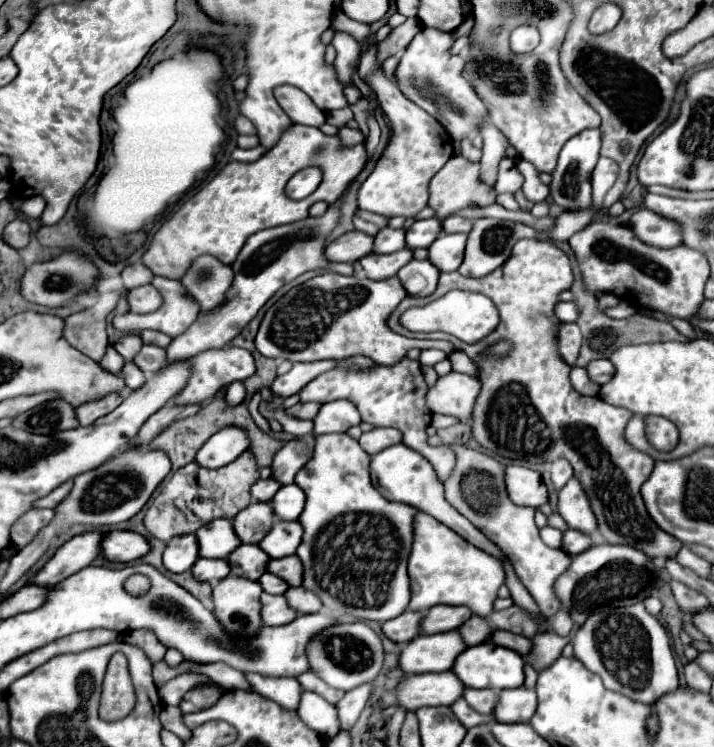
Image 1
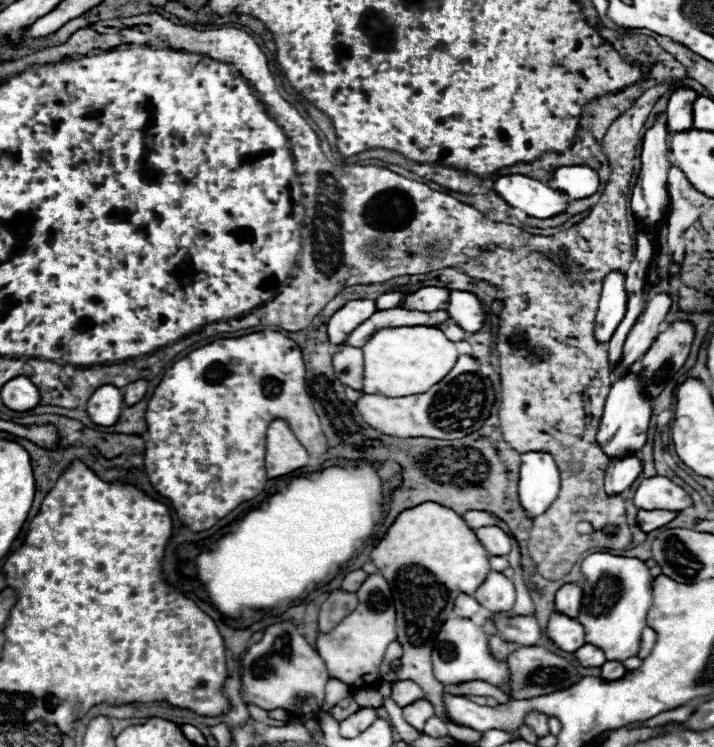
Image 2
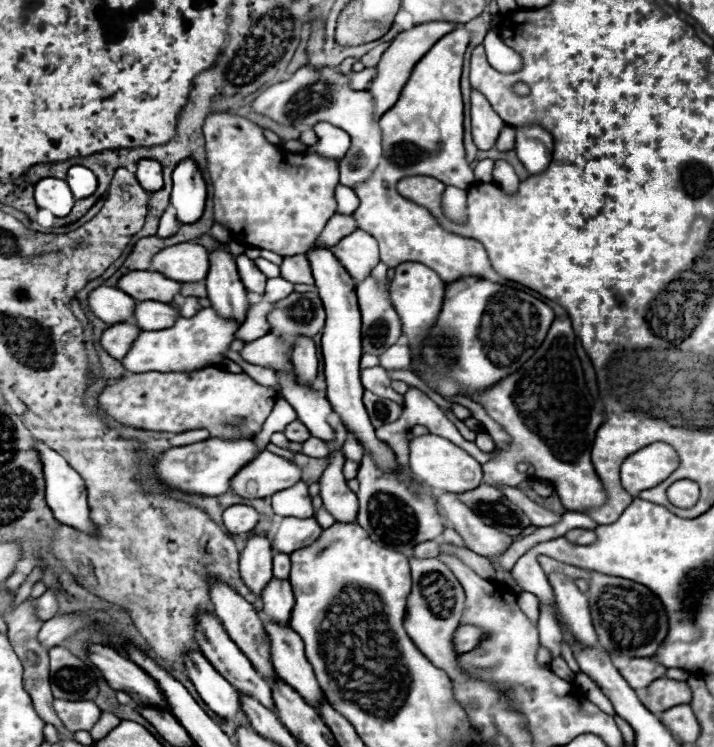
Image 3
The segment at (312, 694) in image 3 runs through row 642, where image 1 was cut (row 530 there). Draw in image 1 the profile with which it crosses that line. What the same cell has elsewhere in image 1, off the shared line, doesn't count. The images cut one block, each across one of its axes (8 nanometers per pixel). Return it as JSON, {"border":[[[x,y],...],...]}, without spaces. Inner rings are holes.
{"border":[[[276,520],[272,530],[260,542],[260,548],[270,558],[284,558],[284,556],[296,554],[300,540],[302,540],[302,526],[298,520],[294,520],[294,522]]]}

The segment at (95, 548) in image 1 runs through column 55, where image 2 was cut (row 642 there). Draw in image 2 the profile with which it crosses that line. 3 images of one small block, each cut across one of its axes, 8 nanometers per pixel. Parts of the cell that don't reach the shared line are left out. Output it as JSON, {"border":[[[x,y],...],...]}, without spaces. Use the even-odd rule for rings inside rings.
{"border":[[[554,612],[550,616],[546,634],[564,652],[576,652],[576,648],[580,648],[580,644],[586,644],[584,626],[576,618],[570,618],[570,616],[564,616],[558,612]]]}

